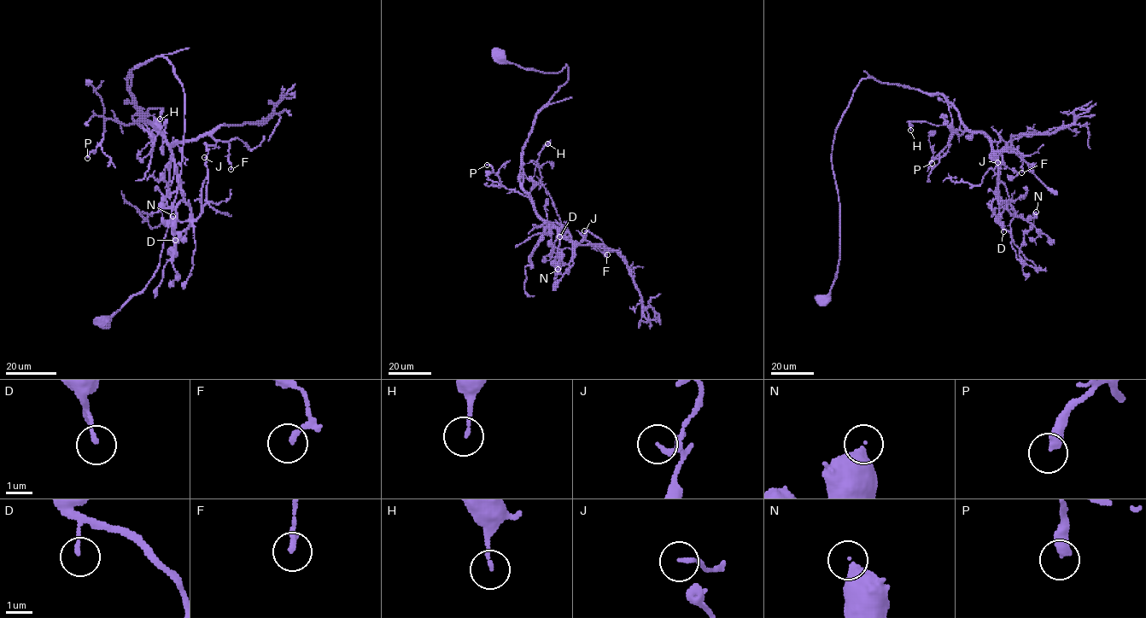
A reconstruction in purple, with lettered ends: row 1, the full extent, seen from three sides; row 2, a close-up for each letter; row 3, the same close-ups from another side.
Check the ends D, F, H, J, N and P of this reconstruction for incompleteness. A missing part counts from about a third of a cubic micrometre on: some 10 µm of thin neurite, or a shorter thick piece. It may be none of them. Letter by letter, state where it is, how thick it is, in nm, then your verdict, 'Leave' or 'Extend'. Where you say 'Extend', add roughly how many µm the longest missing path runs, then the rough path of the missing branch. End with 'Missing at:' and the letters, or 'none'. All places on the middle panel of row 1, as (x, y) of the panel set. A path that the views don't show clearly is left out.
D: Place: (559, 236). Thickness 140 nm. Leave
F: Place: (607, 254). Thickness 140 nm. Leave
H: Place: (547, 143). Thickness 120 nm. Leave
J: Place: (584, 230). Thickness 160 nm. Leave
N: Place: (558, 269). Thickness 400 nm. Leave
P: Place: (487, 165). Thickness 400 nm. Leave
Missing at: none

